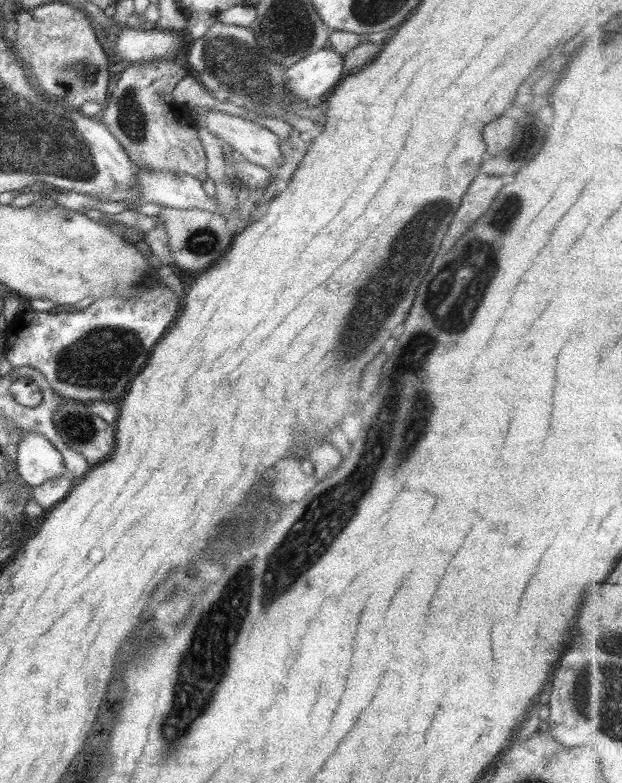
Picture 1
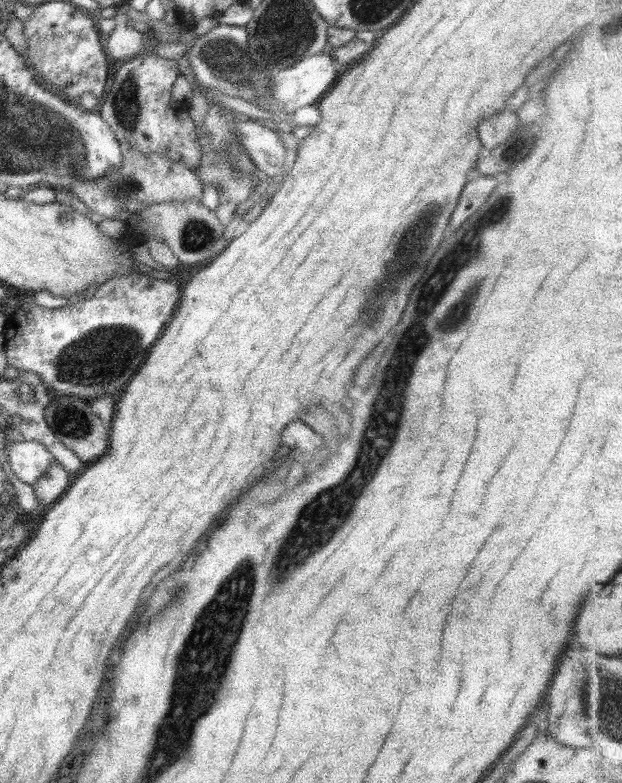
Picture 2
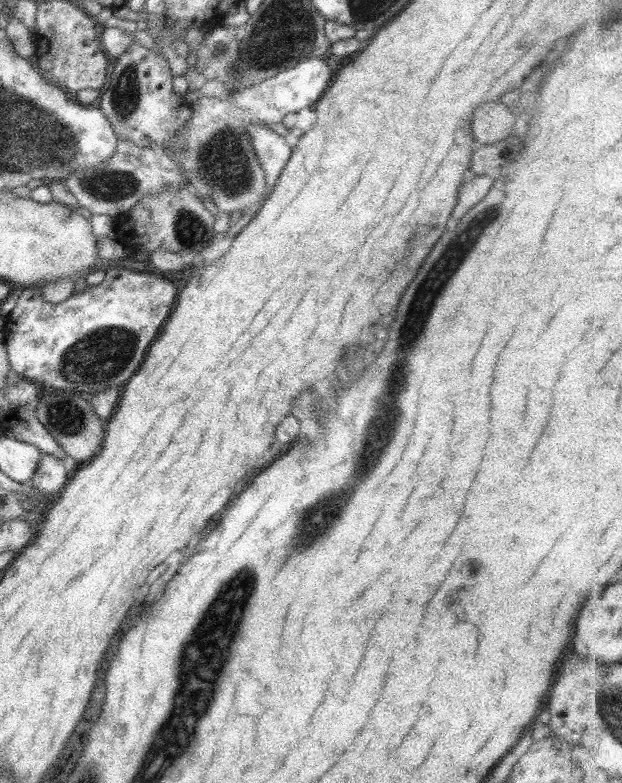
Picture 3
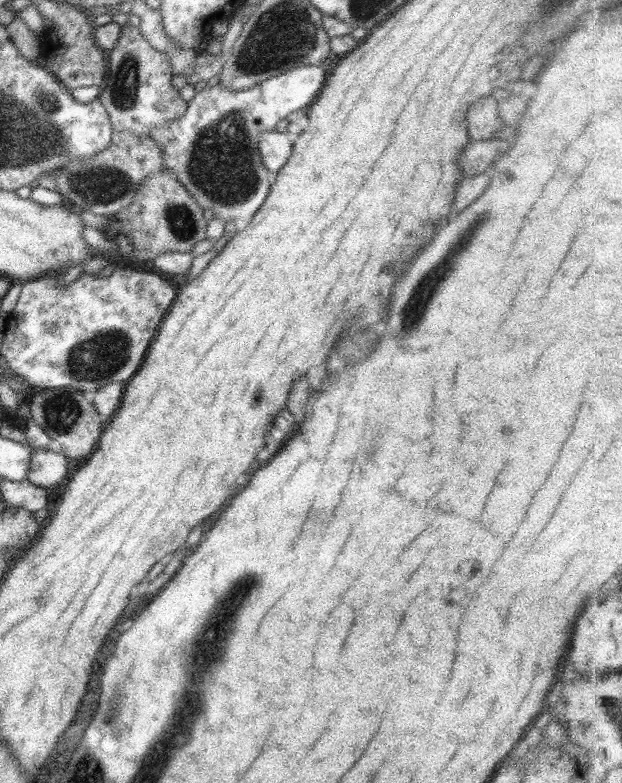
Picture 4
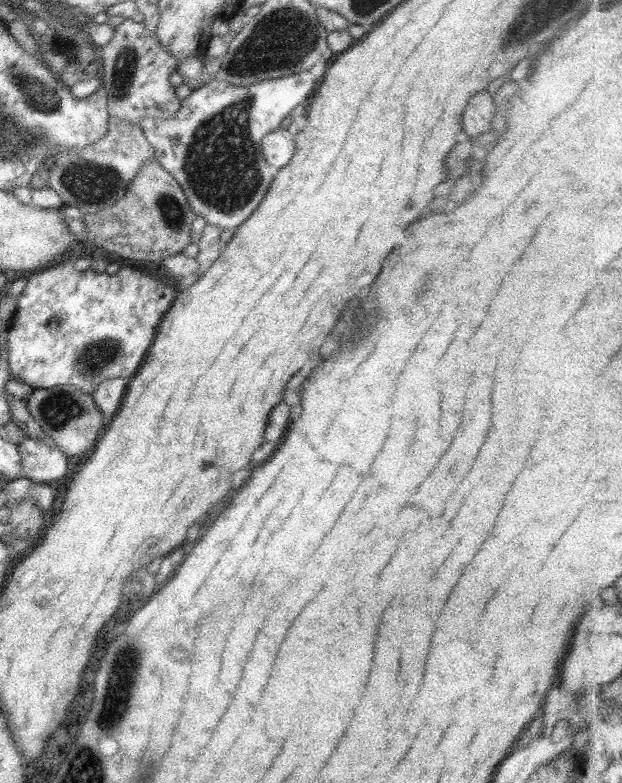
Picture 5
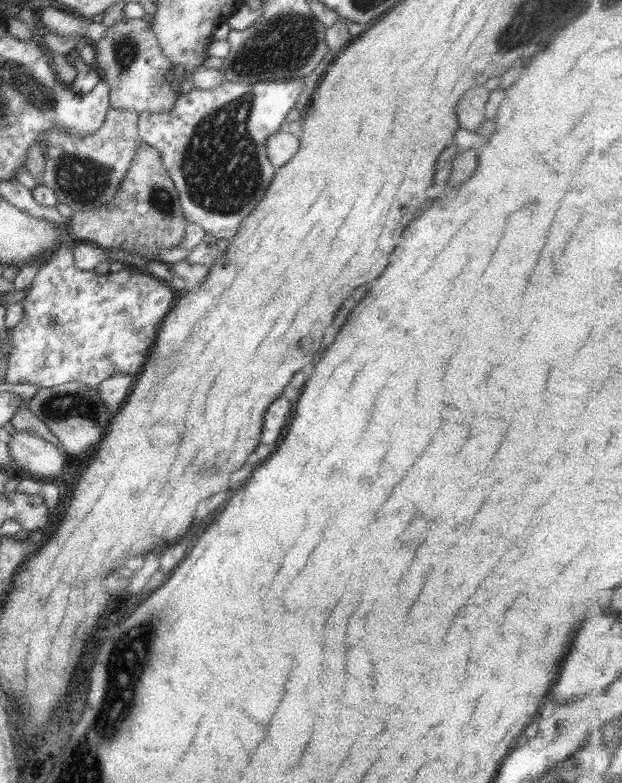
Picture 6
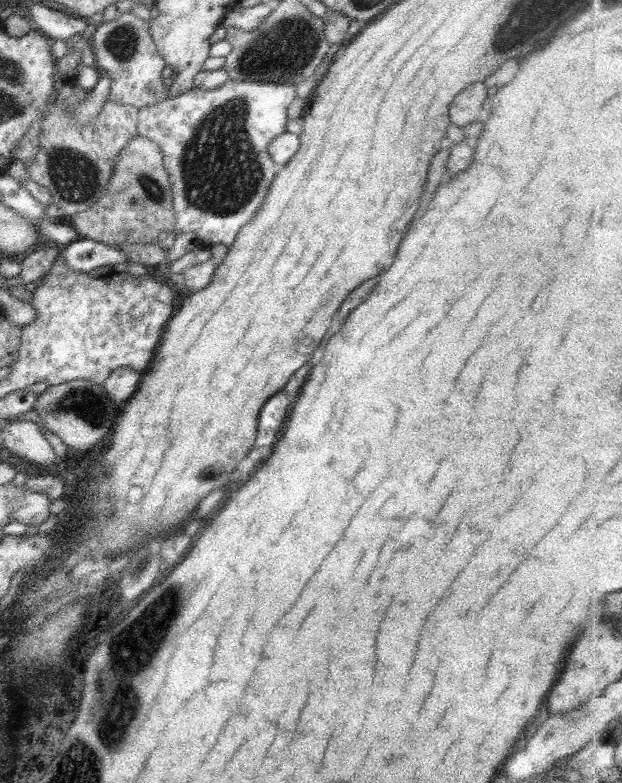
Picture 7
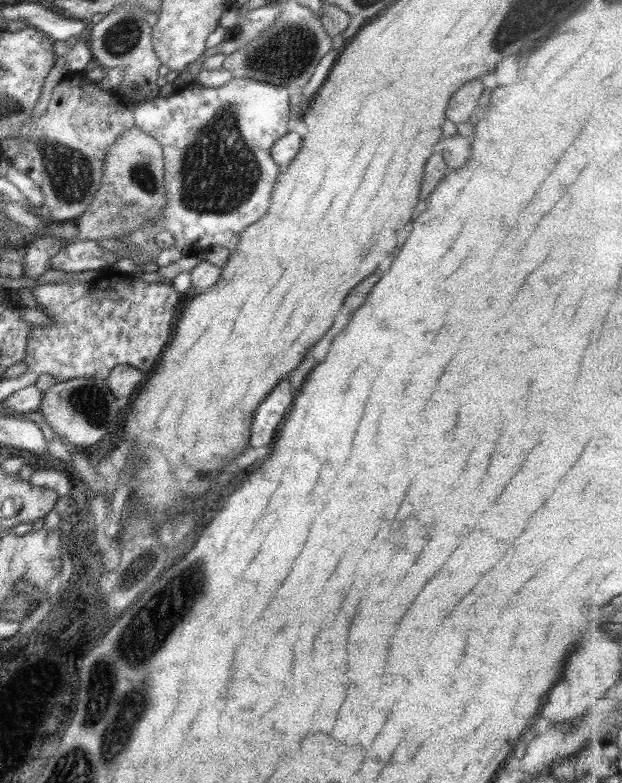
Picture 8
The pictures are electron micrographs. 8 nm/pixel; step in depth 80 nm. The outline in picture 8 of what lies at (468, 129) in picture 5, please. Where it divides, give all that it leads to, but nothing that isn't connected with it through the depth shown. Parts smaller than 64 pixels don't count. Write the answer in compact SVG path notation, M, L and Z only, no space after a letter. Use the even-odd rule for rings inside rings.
M479 79L465 82L451 95L445 108L445 118L453 124L468 122L469 116L477 113L477 100L483 89Z

